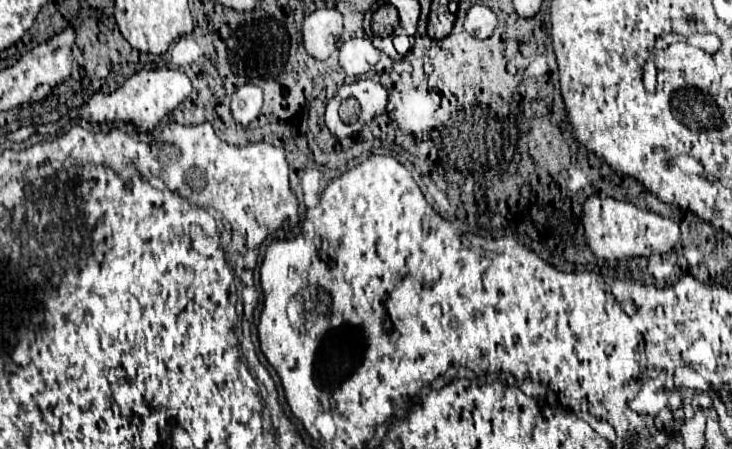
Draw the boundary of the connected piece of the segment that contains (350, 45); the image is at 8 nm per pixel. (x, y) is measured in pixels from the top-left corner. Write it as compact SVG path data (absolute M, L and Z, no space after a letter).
M353 38L341 44L339 48L339 64L349 76L361 76L369 72L379 62L381 52L365 38Z

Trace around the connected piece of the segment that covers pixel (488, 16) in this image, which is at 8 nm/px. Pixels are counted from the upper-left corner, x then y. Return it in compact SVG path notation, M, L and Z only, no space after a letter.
M475 4L469 8L465 18L465 30L475 38L489 38L497 28L497 18L485 4Z

